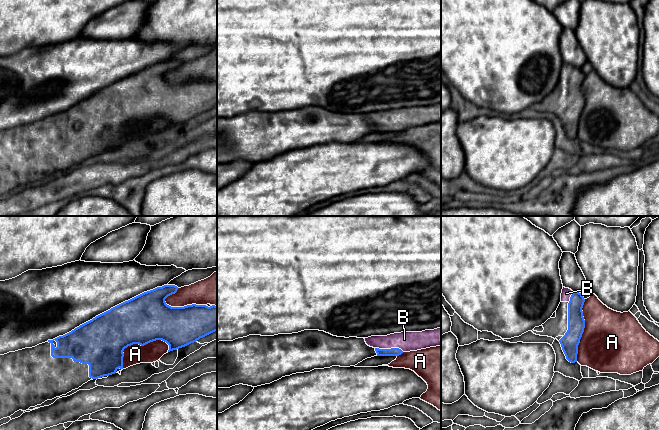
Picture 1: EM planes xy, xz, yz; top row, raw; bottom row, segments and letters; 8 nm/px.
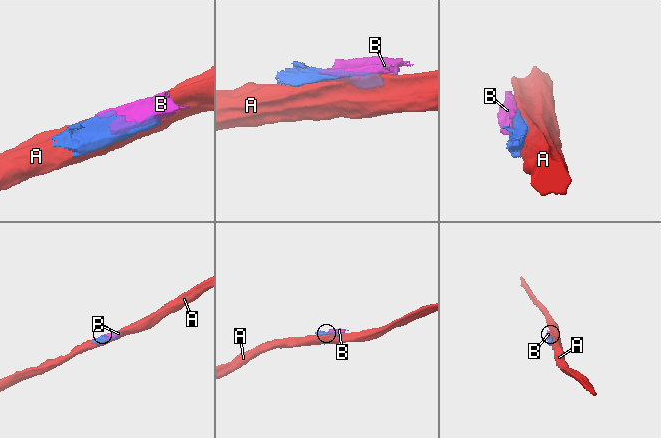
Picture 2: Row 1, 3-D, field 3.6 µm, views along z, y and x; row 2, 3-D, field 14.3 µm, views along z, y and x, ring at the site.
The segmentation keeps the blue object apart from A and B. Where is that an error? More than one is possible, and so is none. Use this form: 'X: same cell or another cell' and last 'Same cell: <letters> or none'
A: another cell
B: same cell
Same cell: B

